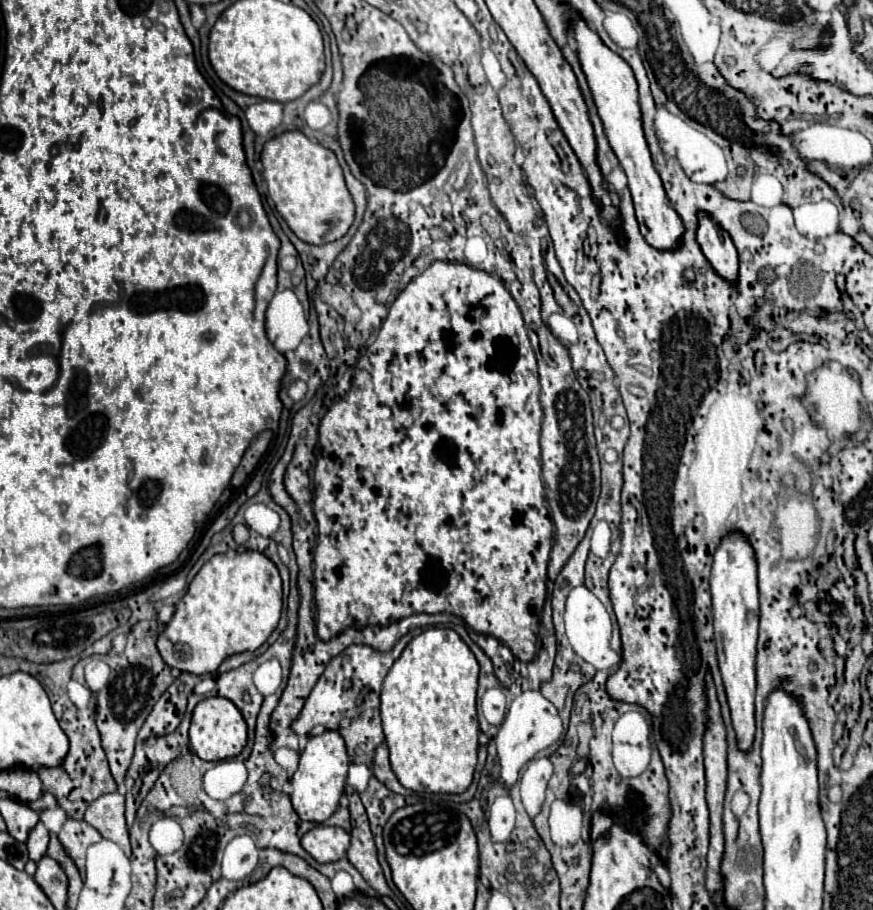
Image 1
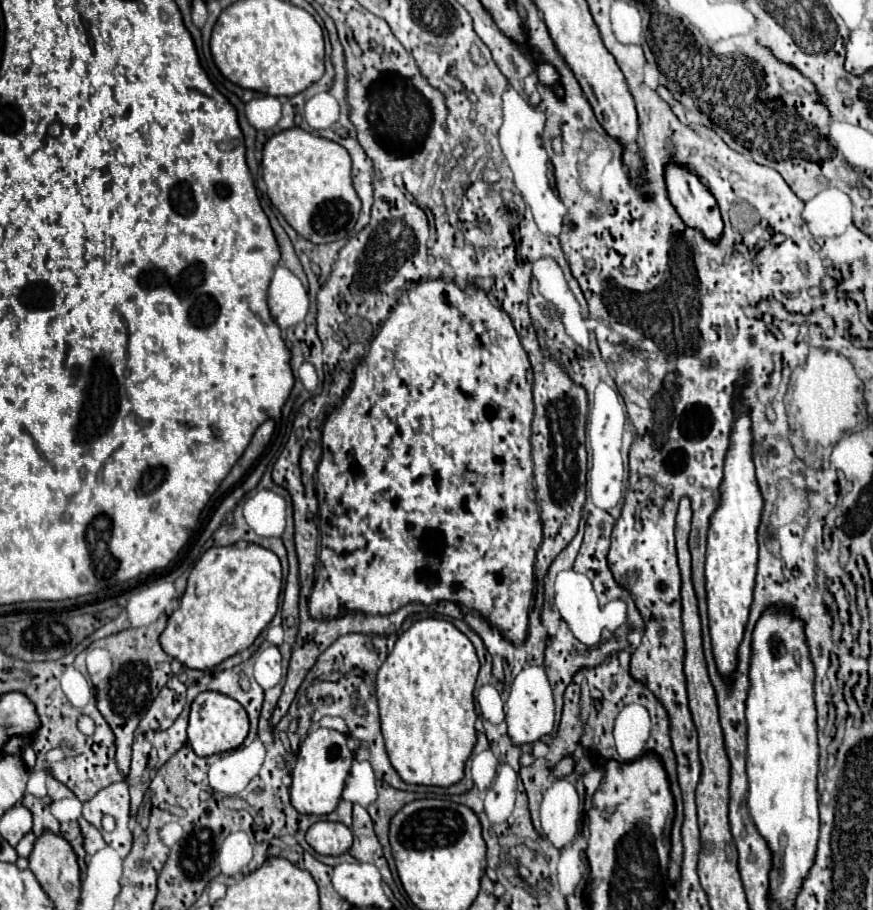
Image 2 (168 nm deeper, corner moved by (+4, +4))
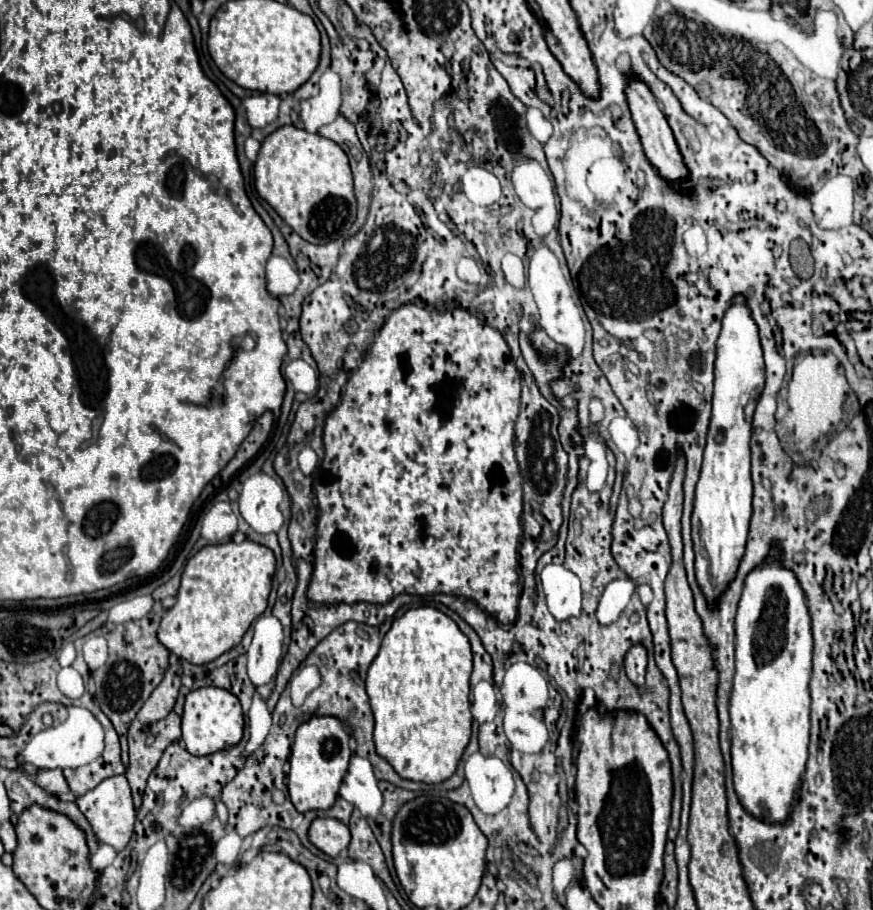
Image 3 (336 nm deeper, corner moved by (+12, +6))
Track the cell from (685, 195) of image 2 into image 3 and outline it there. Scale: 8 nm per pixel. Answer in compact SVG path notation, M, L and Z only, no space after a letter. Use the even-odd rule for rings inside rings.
M628 75L628 81L626 81L626 101L628 101L628 107L630 107L630 113L632 113L632 121L636 125L636 131L642 139L642 145L644 145L644 153L646 157L650 159L650 163L658 169L658 173L668 179L676 189L680 189L680 183L688 177L688 169L686 165L682 163L682 155L678 151L678 145L676 145L676 139L672 135L672 129L670 125L666 123L666 117L664 113L660 111L660 107L656 105L656 99L652 95L652 91L646 87L644 81L636 79L634 75Z

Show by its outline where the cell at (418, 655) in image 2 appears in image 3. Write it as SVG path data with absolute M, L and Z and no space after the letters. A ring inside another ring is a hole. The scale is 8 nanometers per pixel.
M436 607L408 609L392 623L388 633L384 635L382 647L368 669L366 691L376 719L376 751L396 769L402 779L442 783L456 771L472 733L470 673L472 651L468 637L448 615L444 615Z

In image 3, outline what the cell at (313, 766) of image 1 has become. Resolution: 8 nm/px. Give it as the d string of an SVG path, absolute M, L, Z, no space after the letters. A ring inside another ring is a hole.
M312 717L296 731L288 773L288 791L298 811L330 809L338 797L338 789L348 771L350 735L338 717Z

